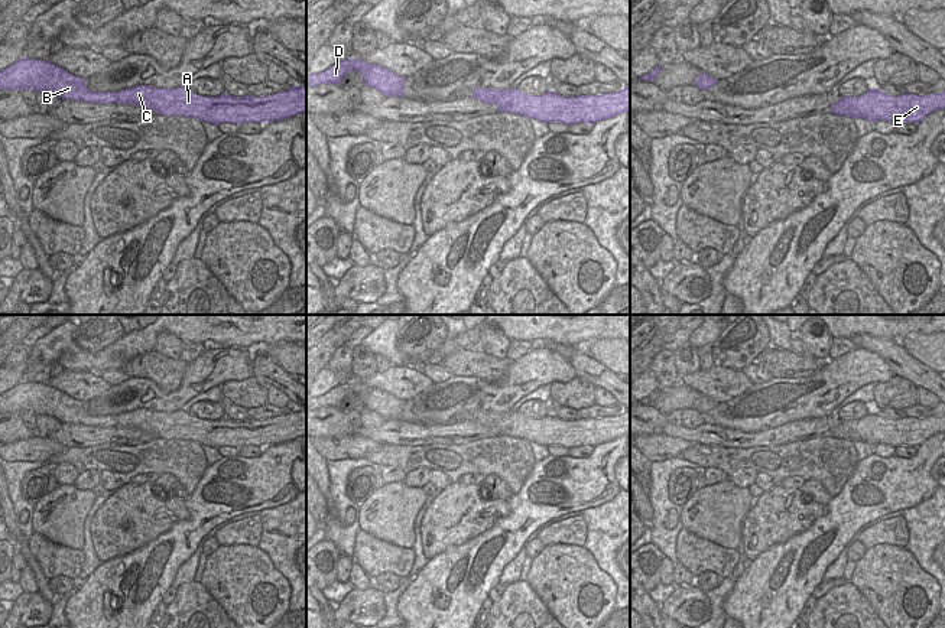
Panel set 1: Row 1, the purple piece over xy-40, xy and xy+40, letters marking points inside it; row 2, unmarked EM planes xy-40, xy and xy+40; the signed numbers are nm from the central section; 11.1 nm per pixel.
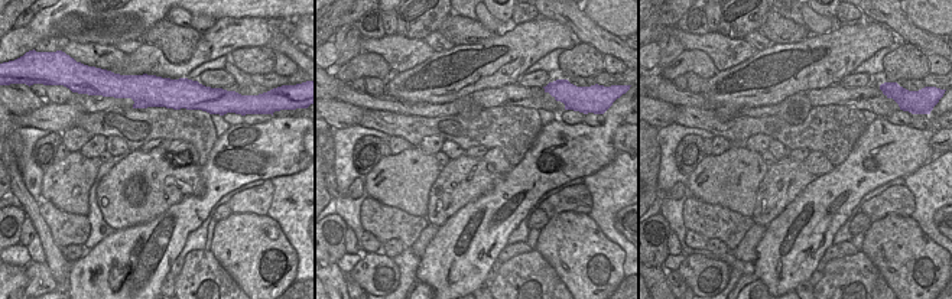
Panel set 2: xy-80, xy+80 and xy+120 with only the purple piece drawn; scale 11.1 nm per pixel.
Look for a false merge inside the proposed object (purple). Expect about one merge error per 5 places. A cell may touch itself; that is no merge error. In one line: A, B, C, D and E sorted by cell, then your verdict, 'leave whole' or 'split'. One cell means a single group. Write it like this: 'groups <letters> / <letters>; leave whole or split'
groups A B C D E; leave whole

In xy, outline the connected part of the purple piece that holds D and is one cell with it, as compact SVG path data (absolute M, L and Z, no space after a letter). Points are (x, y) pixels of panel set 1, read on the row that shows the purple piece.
M345 59L334 64L319 74L306 72L306 85L318 87L321 84L340 85L342 78L357 71L363 77L363 85L376 88L384 97L403 97L406 77L399 77L394 72L374 64L367 64L363 59Z

